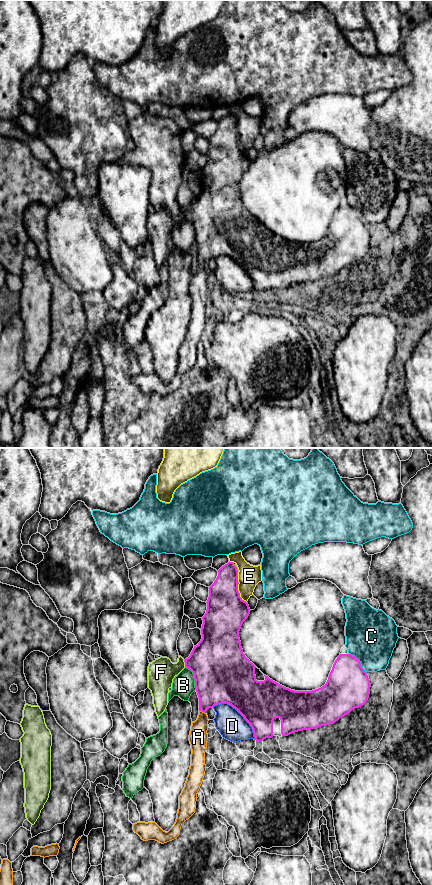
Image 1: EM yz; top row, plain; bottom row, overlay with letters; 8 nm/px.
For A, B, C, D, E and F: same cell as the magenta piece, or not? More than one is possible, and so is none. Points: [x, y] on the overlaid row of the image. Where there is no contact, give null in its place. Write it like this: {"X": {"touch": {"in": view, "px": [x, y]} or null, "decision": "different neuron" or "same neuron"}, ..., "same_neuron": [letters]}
{"A": {"touch": {"in": "yz", "px": [202, 711]}, "decision": "same neuron"}, "B": {"touch": {"in": "yz", "px": [194, 677]}, "decision": "different neuron"}, "C": {"touch": {"in": "yz", "px": [359, 662]}, "decision": "different neuron"}, "D": {"touch": {"in": "yz", "px": [239, 712]}, "decision": "different neuron"}, "E": {"touch": {"in": "yz", "px": [237, 587]}, "decision": "different neuron"}, "F": {"touch": {"in": "yz", "px": [185, 663]}, "decision": "different neuron"}, "same_neuron": ["A"]}

